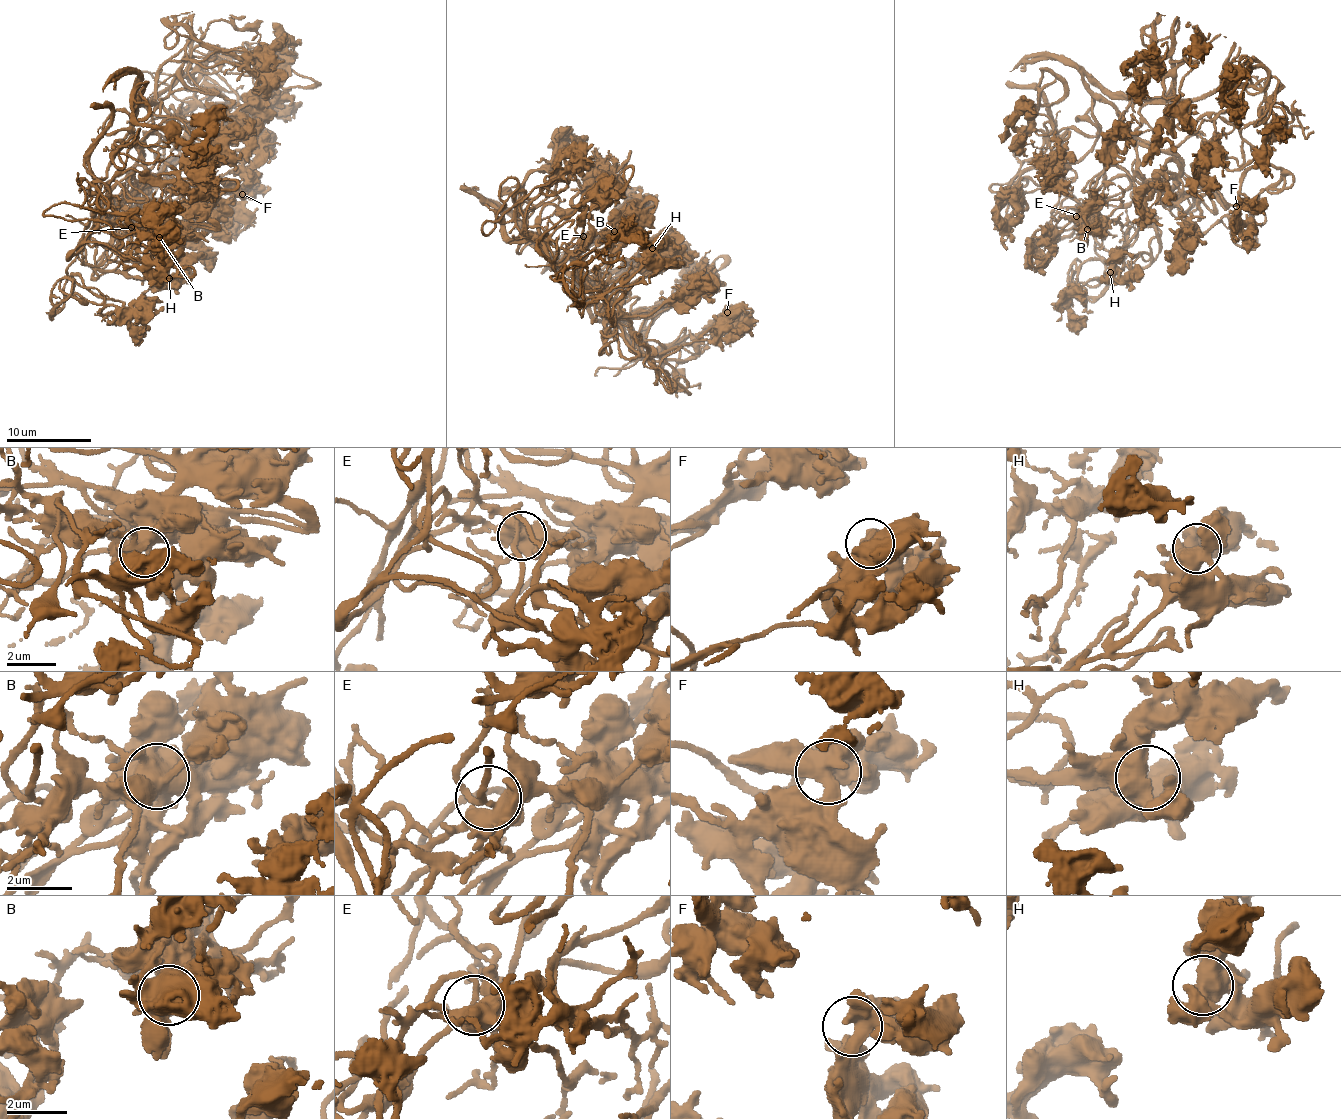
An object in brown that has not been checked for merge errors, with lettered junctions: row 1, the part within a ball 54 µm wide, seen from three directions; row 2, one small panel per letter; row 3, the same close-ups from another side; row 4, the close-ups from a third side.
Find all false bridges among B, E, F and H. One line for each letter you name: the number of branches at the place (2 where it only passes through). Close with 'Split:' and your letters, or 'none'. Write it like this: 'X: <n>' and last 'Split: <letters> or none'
Split: none

